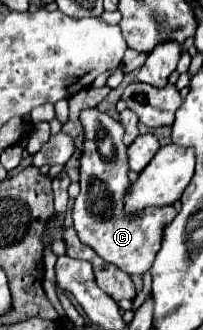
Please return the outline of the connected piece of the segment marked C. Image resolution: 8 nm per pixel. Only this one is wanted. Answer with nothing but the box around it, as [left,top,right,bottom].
[72,109,176,275]

